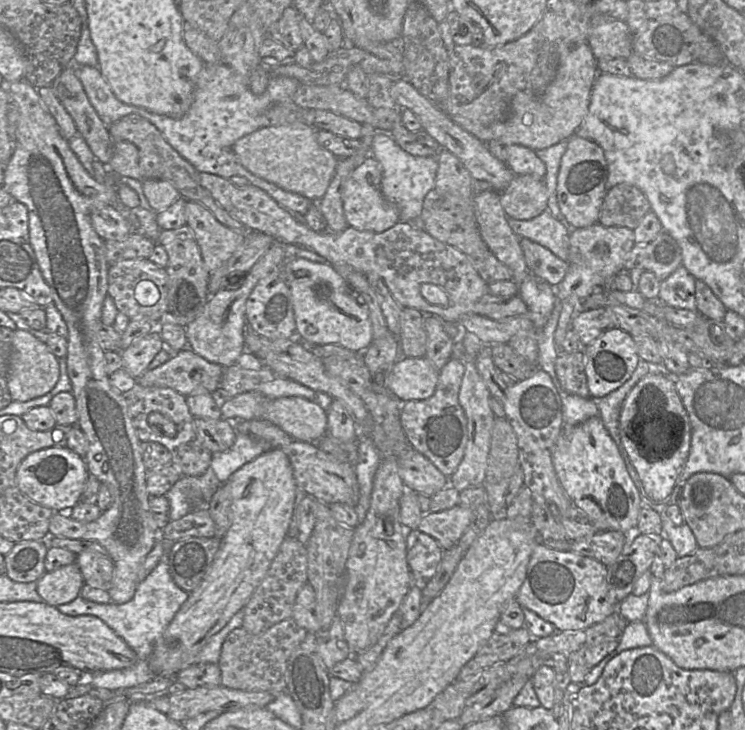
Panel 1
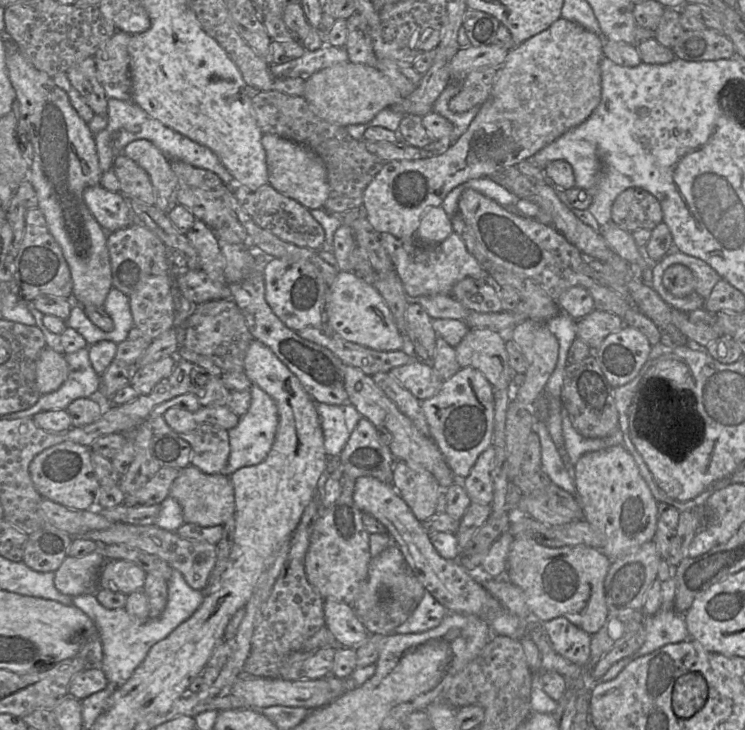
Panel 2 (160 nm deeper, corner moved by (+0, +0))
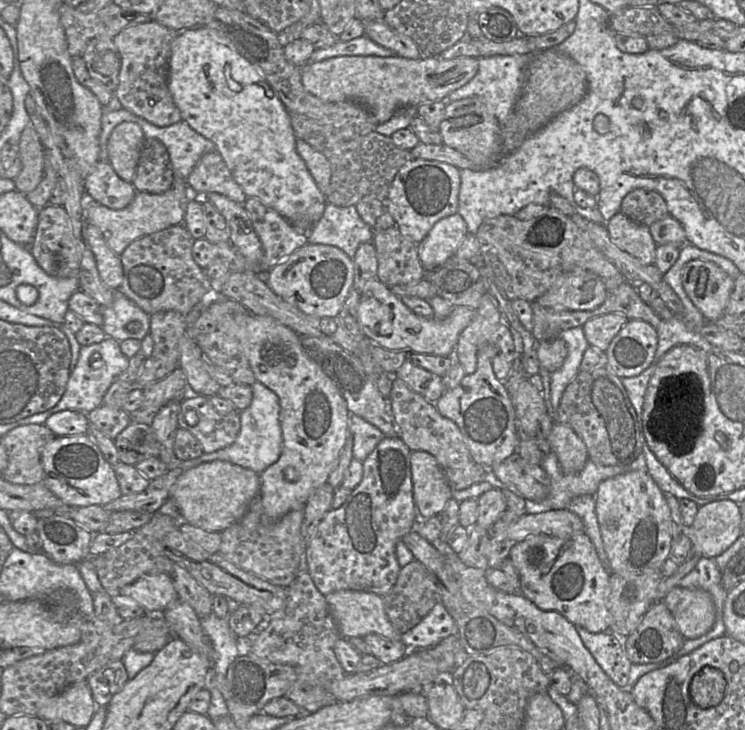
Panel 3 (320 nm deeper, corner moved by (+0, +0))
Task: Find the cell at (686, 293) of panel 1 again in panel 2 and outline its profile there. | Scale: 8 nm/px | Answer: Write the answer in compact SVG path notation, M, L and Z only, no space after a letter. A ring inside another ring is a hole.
M672 250L668 255L675 264L684 265L691 270L695 281L694 293L707 300L716 283L721 280L721 276L709 264L697 257L681 254L677 250Z

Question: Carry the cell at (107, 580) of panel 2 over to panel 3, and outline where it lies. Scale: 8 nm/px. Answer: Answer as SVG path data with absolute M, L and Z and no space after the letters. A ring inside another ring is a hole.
M166 573L147 575L120 589L120 594L136 601L148 613L162 613L179 597Z

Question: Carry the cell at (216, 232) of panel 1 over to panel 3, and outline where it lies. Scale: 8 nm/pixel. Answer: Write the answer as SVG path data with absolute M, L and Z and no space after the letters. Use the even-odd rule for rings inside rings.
M216 150L201 157L185 183L190 191L199 197L216 192L240 204L246 200L243 190L234 180L224 159Z

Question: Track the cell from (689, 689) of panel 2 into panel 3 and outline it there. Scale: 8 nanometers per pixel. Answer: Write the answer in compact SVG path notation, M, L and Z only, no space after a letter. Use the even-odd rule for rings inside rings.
M704 667L691 680L690 697L693 703L708 709L717 706L724 698L726 680L719 670Z

